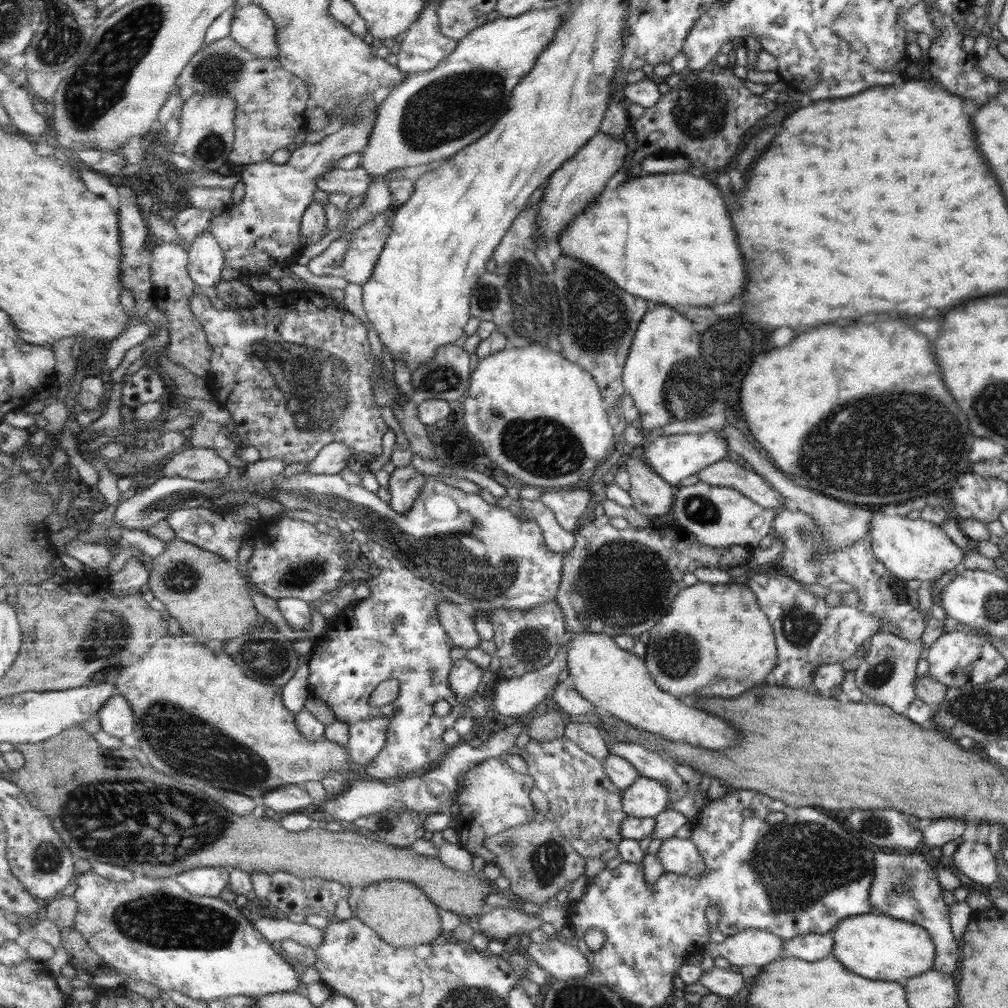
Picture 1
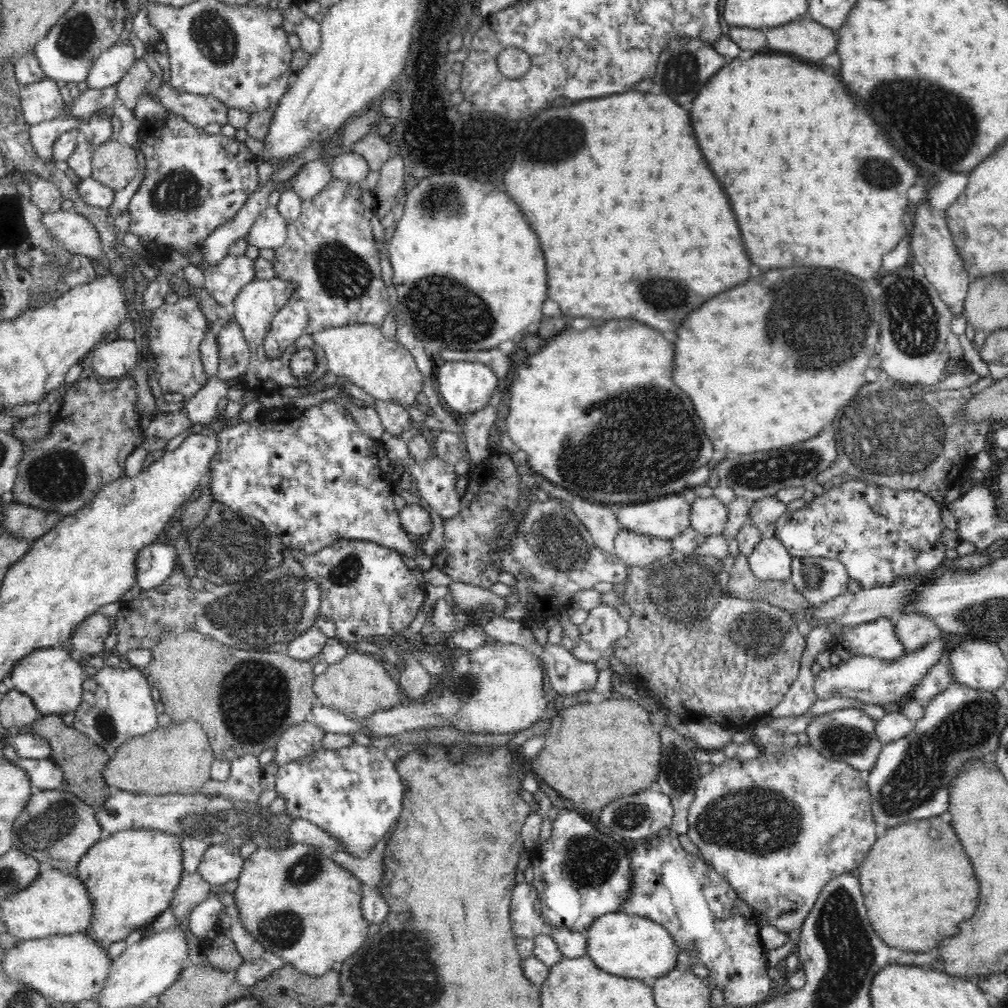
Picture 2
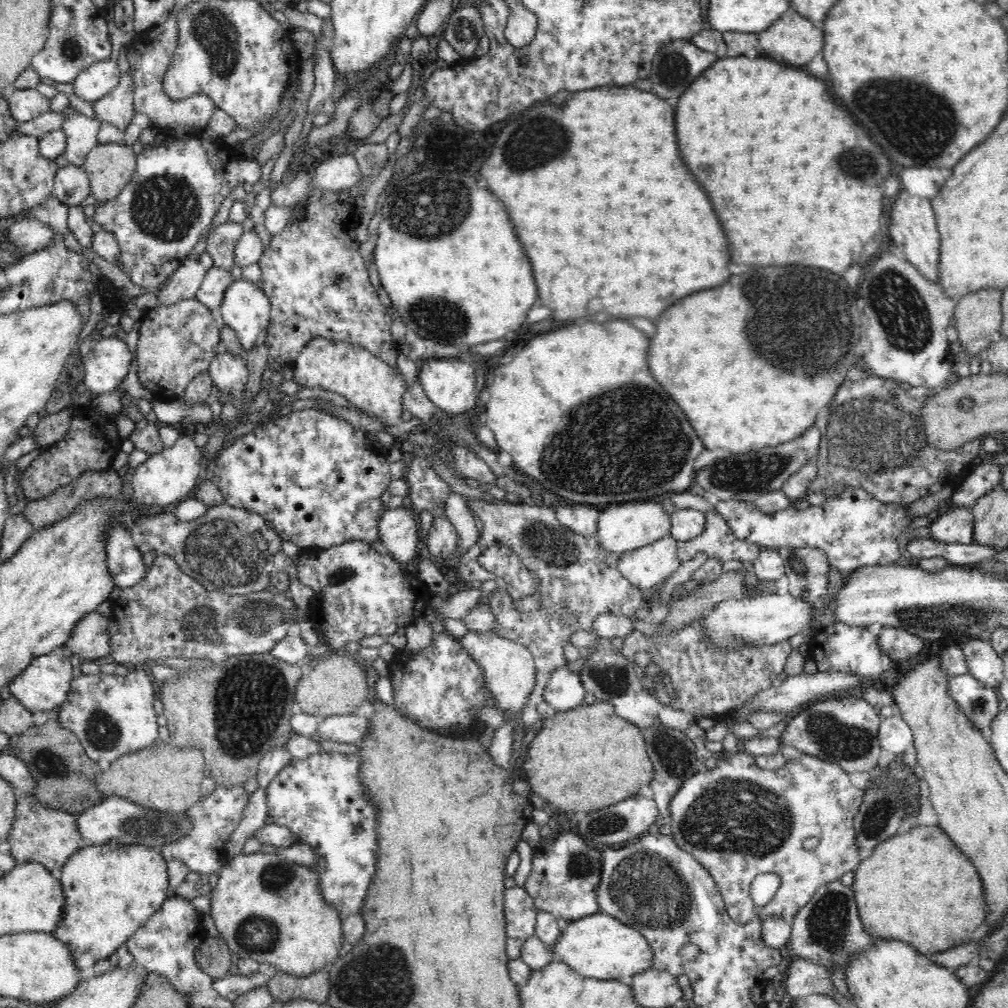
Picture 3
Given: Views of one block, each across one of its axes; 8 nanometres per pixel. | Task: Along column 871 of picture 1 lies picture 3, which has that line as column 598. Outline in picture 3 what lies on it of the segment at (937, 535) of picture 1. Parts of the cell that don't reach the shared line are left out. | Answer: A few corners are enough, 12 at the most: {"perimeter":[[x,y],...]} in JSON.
{"perimeter":[[658,500],[600,512],[600,553],[624,554],[670,535]]}

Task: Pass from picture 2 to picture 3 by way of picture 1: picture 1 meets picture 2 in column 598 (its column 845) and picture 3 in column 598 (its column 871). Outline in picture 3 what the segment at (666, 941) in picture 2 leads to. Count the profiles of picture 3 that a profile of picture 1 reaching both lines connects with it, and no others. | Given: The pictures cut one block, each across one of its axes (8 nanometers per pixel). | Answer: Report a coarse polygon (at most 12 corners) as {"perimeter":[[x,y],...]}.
{"perimeter":[[600,912],[562,923],[554,961],[629,985],[652,968],[637,930]]}

